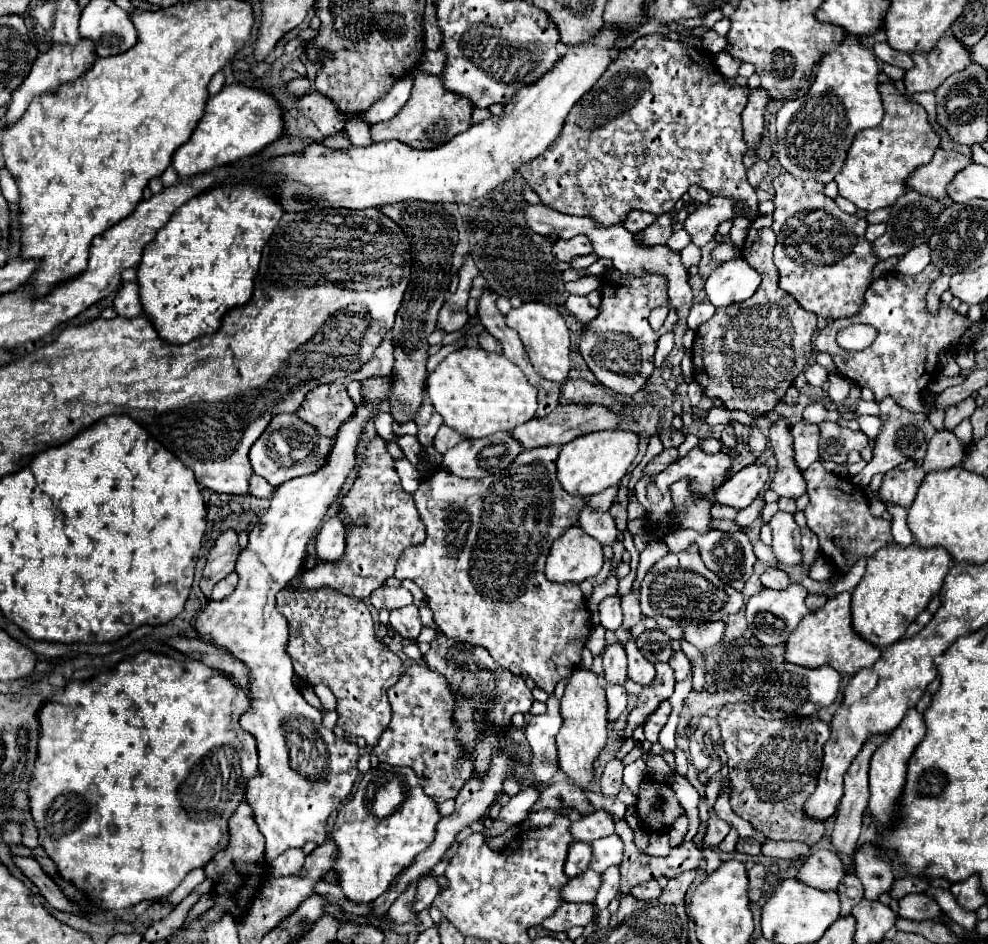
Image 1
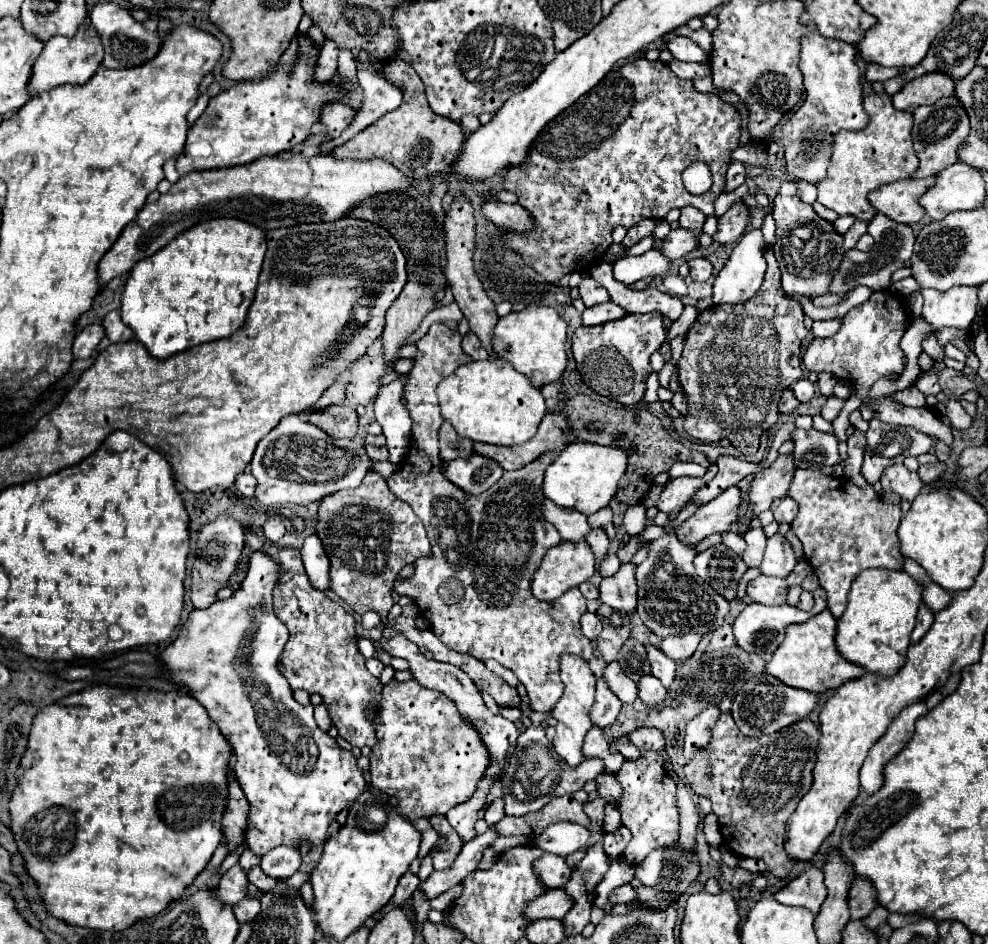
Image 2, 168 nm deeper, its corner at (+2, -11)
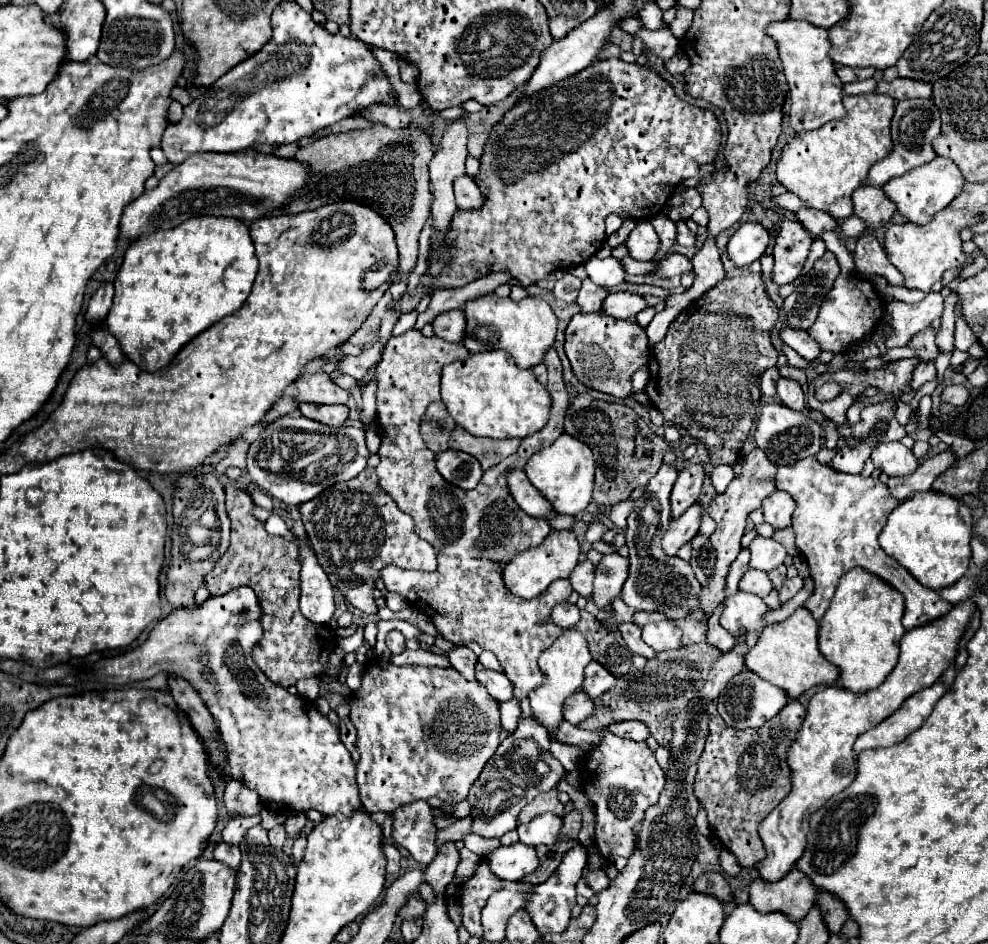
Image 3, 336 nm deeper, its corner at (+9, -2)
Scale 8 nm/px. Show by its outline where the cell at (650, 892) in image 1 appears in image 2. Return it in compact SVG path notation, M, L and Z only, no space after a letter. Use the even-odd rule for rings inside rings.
M623 884L609 896L611 904L631 904L635 900L635 888L631 884Z

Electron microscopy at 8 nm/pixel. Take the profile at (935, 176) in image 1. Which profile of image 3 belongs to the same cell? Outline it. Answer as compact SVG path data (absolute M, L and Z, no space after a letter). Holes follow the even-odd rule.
M858 187L852 195L852 203L854 215L866 223L868 231L878 231L894 215L894 205L888 203L882 187Z

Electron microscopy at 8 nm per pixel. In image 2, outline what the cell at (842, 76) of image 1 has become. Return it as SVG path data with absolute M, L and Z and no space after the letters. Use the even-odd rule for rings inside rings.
M813 32L801 42L799 68L805 76L807 100L803 106L783 124L781 142L785 146L787 174L797 180L805 180L813 186L827 178L827 164L831 160L831 148L837 132L867 128L869 116L863 108L863 84L861 70L857 66L857 50L839 40L831 40Z

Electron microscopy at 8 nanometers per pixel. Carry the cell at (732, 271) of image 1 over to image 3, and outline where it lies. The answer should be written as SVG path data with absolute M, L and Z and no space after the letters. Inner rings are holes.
M744 223L728 243L728 255L738 267L758 261L770 245L770 233L760 223Z

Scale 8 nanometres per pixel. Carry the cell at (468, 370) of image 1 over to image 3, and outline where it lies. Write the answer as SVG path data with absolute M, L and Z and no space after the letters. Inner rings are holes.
M484 351L474 353L466 361L454 361L442 369L442 401L446 403L454 421L470 431L476 437L492 437L492 439L524 439L534 435L548 423L552 399L544 385L540 385L532 373L532 369L518 369L514 359L506 351Z

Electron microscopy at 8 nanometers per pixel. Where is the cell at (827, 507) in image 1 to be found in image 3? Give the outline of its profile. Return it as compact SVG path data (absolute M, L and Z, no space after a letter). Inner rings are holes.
M808 457L796 461L794 465L778 467L774 483L776 489L790 493L792 499L798 503L792 517L792 529L796 535L796 547L806 559L814 581L814 593L808 597L804 607L812 613L816 621L820 621L826 613L840 577L854 567L862 567L878 575L904 597L906 609L902 625L906 631L918 625L928 625L954 607L952 603L944 601L936 591L922 587L904 567L896 565L896 561L884 555L884 551L880 549L878 535L884 529L888 515L898 505L898 501L890 495L888 487L880 479L864 479L862 475L840 473L830 465L820 463L816 457Z

